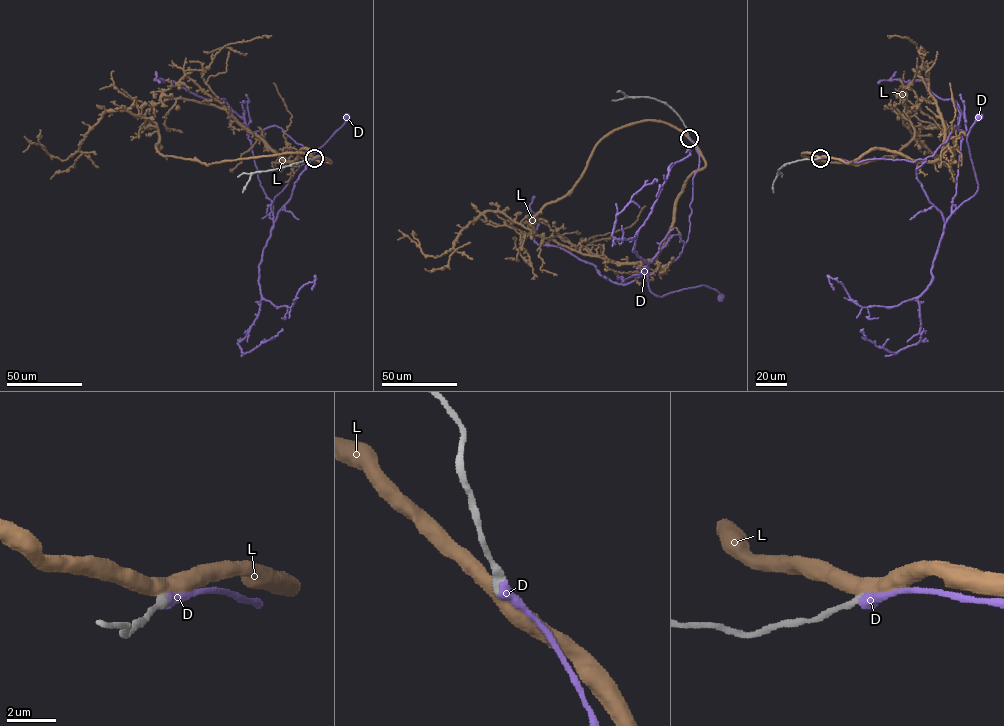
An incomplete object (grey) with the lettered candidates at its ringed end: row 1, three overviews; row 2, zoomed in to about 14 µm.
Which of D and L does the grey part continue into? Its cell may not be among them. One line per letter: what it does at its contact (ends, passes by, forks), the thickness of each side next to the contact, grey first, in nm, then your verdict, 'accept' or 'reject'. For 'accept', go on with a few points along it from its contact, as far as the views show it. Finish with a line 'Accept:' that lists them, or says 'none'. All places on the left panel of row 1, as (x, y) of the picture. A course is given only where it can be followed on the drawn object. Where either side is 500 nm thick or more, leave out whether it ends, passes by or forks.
D: it ends; calibres 440 and 480 nm; accept; course (315, 158), (325, 159), (323, 162), (311, 159), (273, 222), (274, 199), (346, 116)
L: calibres 440 and 500 nm; reject
Accept: D

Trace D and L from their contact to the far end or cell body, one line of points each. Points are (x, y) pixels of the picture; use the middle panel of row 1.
D: (689, 138), (699, 161), (687, 241), (669, 239), (648, 264), (648, 288), (662, 296), (704, 285), (720, 296)
L: (689, 138), (652, 120), (608, 132), (576, 184), (531, 220), (533, 233), (486, 211), (440, 256), (397, 239)

